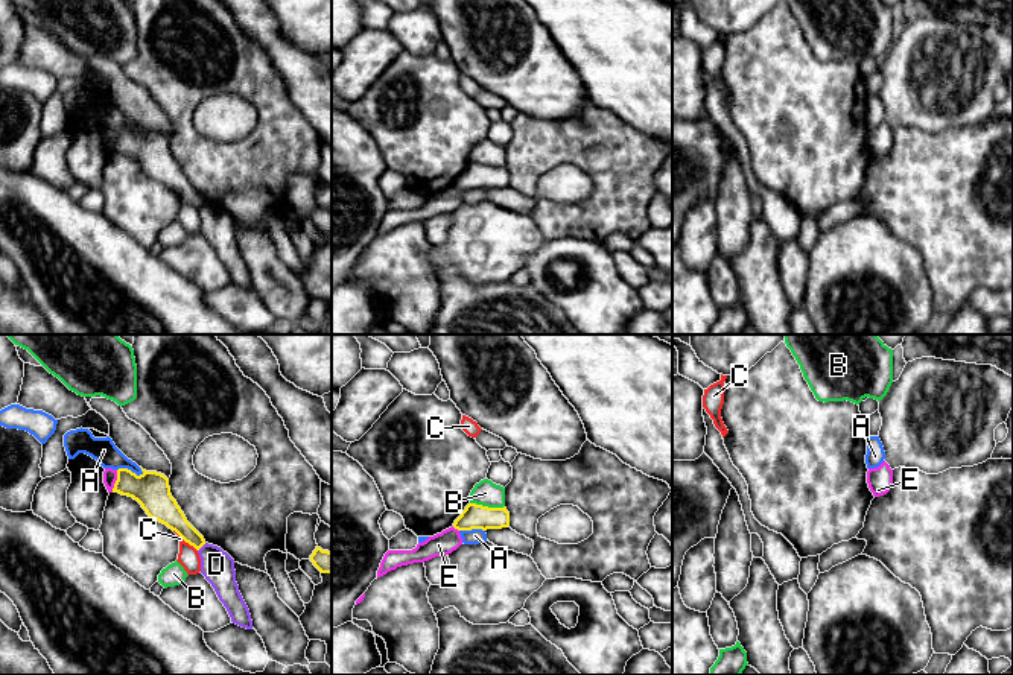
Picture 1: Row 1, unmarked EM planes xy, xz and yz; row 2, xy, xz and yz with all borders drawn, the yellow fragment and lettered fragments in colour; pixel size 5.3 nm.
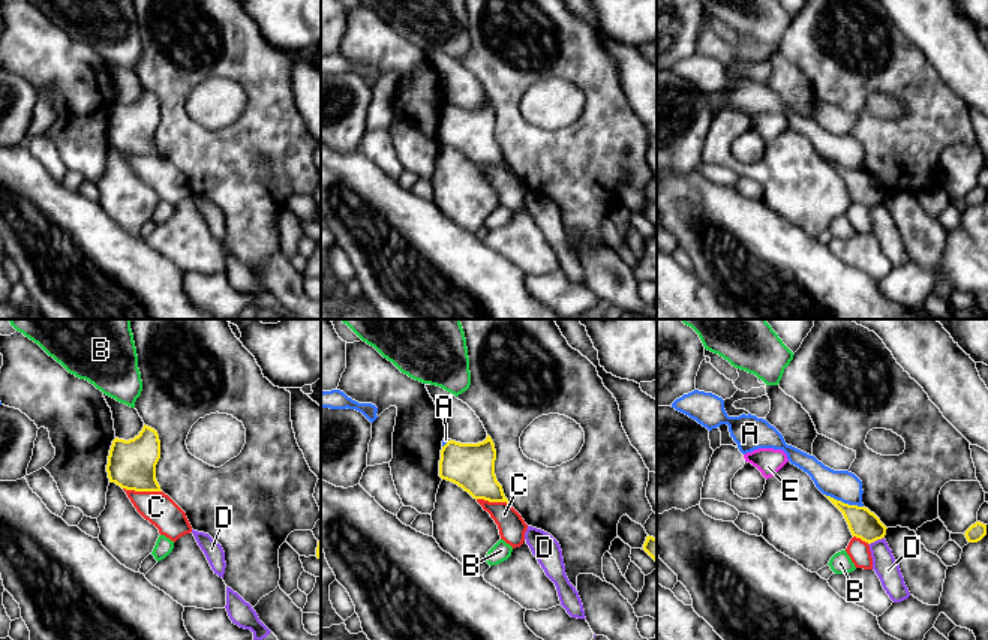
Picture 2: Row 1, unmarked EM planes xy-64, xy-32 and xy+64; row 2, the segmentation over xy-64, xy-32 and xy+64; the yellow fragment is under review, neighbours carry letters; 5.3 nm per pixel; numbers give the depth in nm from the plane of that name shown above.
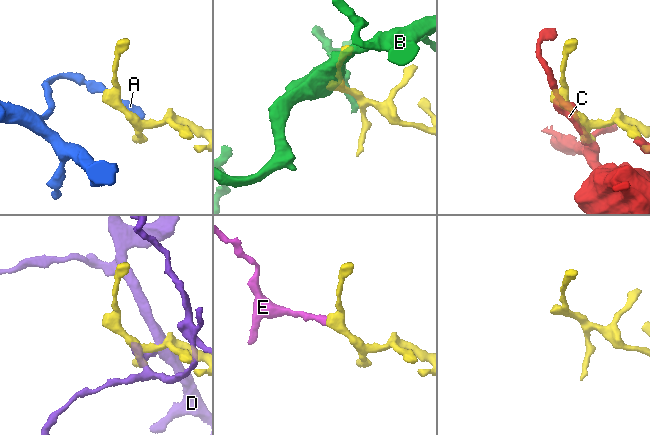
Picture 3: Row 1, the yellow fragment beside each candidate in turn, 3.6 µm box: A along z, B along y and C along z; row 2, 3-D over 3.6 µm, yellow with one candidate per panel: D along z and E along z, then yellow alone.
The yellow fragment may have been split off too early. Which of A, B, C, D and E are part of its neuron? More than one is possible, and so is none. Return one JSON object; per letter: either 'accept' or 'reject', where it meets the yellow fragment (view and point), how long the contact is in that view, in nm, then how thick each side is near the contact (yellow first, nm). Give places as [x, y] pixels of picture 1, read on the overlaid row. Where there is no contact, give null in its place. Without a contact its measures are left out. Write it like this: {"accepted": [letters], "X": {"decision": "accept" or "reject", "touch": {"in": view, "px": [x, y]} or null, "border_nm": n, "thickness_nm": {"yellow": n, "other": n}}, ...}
{"accepted": [], "A": {"decision": "reject", "touch": {"in": "xy", "px": [130, 470]}, "border_nm": 150, "thickness_nm": {"yellow": 190, "other": 140}}, "B": {"decision": "reject", "touch": {"in": "xz", "px": [487, 507]}, "border_nm": 190, "thickness_nm": {"yellow": 130, "other": 140}}, "C": {"decision": "reject", "touch": {"in": "xy", "px": [186, 541]}, "border_nm": 170, "thickness_nm": {"yellow": 160, "other": 110}}, "D": {"decision": "reject", "touch": {"in": "xy", "px": [201, 546]}, "border_nm": 60, "thickness_nm": {"yellow": 130, "other": 170}}, "E": {"decision": "reject", "touch": {"in": "xy", "px": [116, 481]}, "border_nm": 120, "thickness_nm": {"yellow": 190, "other": 80}}}

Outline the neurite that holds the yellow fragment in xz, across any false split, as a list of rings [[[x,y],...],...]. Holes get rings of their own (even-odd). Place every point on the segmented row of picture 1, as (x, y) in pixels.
[[[468,503],[461,515],[455,520],[453,528],[458,531],[472,529],[502,529],[510,526],[510,512],[506,508],[488,508]]]

